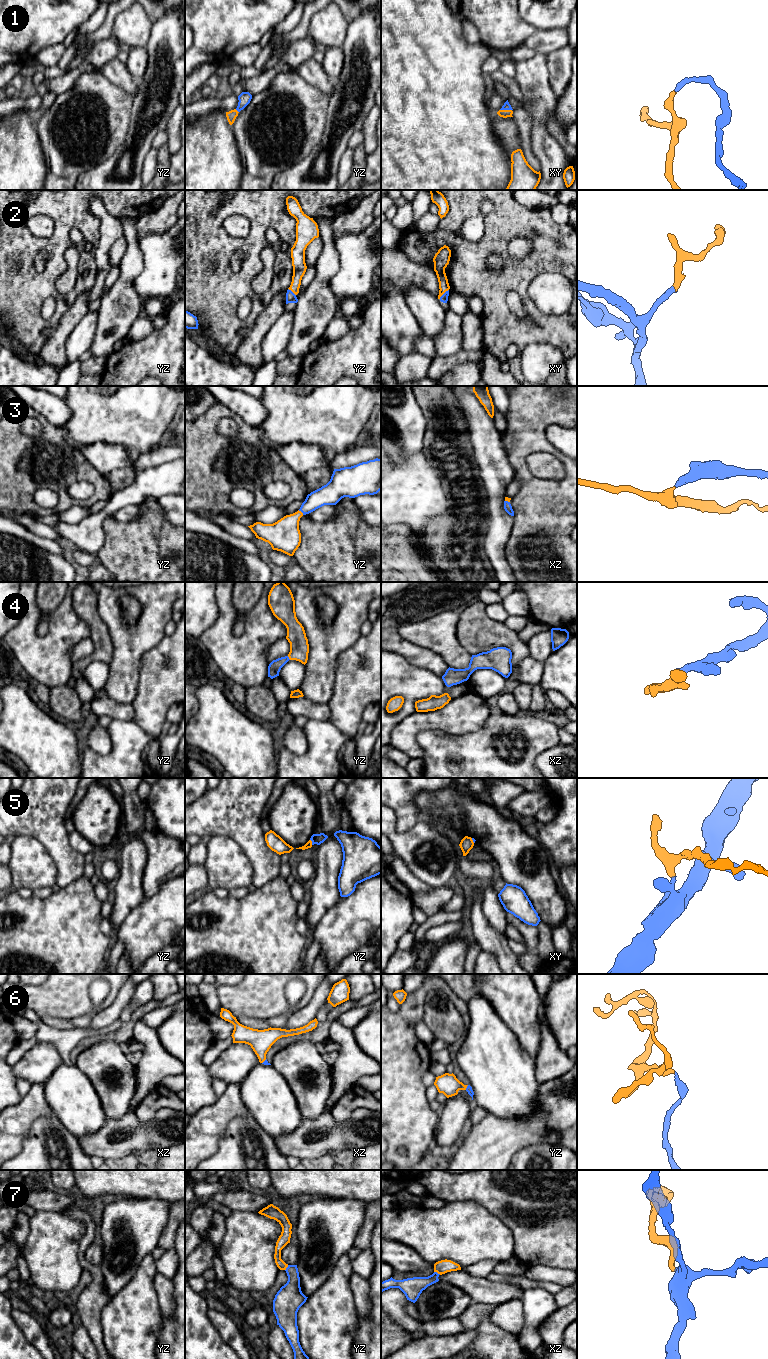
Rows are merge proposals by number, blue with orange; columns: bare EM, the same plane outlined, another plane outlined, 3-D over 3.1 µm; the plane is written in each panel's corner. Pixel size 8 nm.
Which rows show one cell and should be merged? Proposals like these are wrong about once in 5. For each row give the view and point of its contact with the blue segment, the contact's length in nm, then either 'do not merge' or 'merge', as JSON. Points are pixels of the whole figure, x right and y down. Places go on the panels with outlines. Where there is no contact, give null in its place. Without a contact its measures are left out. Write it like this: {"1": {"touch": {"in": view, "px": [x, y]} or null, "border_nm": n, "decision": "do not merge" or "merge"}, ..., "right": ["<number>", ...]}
{"1": {"touch": {"in": "xy", "px": [506, 109]}, "border_nm": 100, "decision": "merge"}, "2": {"touch": {"in": "xy", "px": [443, 294]}, "border_nm": 110, "decision": "merge"}, "3": {"touch": {"in": "yz", "px": [301, 511]}, "border_nm": 60, "decision": "merge"}, "4": {"touch": {"in": "yz", "px": [288, 658]}, "border_nm": 40, "decision": "merge"}, "5": {"touch": {"in": "yz", "px": [312, 842]}, "border_nm": 50, "decision": "merge"}, "6": {"touch": {"in": "yz", "px": [467, 1087]}, "border_nm": 50, "decision": "merge"}, "7": {"touch": {"in": "xz", "px": [436, 1272]}, "border_nm": 60, "decision": "merge"}, "right": ["1", "2", "3", "4", "5", "6", "7"]}

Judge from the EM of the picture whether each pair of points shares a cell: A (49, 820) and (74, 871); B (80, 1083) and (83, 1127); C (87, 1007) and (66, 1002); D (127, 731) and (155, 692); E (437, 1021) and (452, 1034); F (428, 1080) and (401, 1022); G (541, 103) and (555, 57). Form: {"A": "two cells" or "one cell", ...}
{"A": "one cell", "B": "one cell", "C": "one cell", "D": "two cells", "E": "one cell", "F": "two cells", "G": "two cells"}

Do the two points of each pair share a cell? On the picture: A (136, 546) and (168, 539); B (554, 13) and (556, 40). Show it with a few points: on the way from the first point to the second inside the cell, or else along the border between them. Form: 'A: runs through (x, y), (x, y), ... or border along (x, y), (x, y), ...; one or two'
A: runs through (144, 540), (160, 539); one
B: border along (566, 26), (537, 30); two

